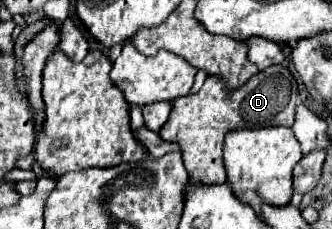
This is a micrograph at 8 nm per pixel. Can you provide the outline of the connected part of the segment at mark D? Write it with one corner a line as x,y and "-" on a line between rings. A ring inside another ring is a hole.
270,65
264,71
250,77
240,89
226,89
218,75
206,77
202,89
194,95
184,95
172,101
172,113
166,125
160,129
160,137
176,141
182,147
182,159
192,181
224,183
224,135
232,129
256,129
270,125
288,125
296,121
298,81
286,65

